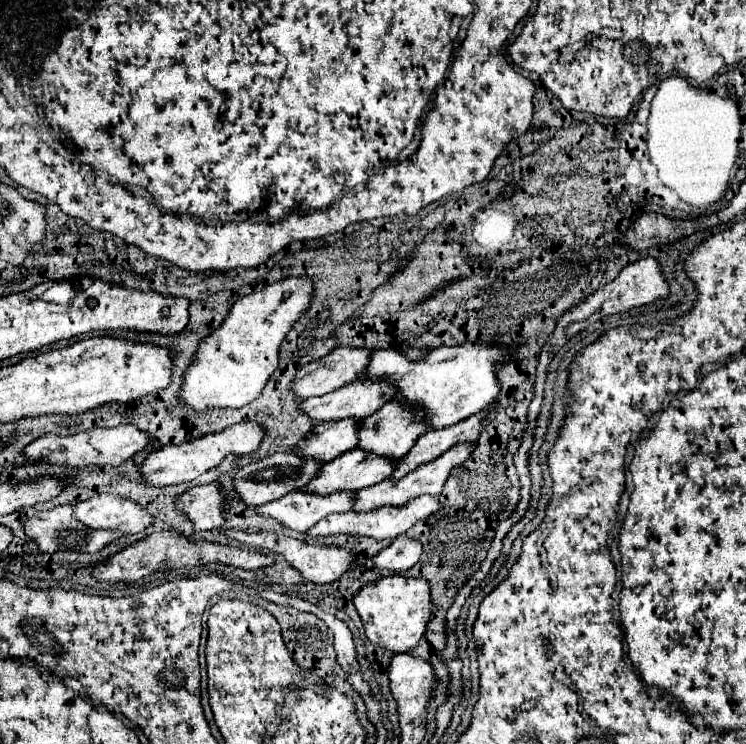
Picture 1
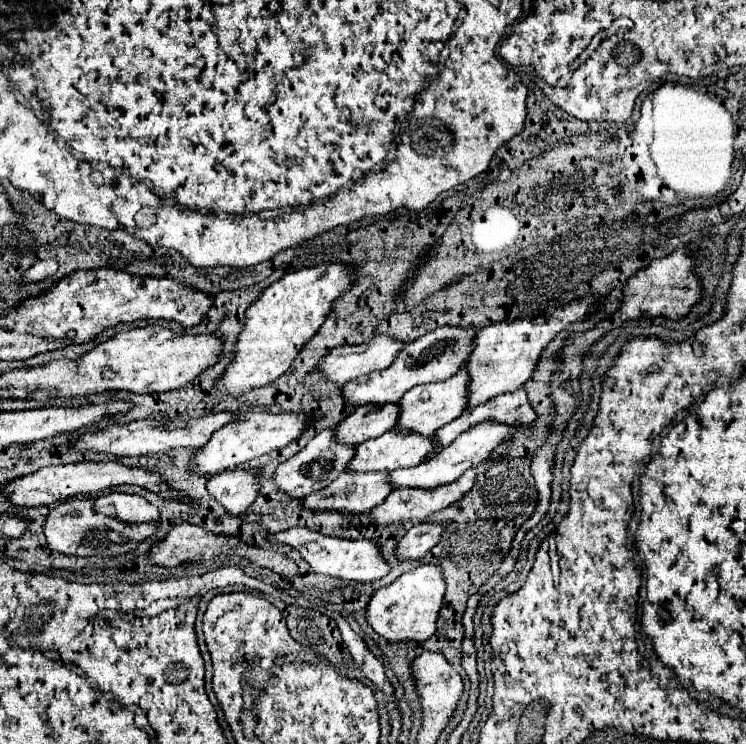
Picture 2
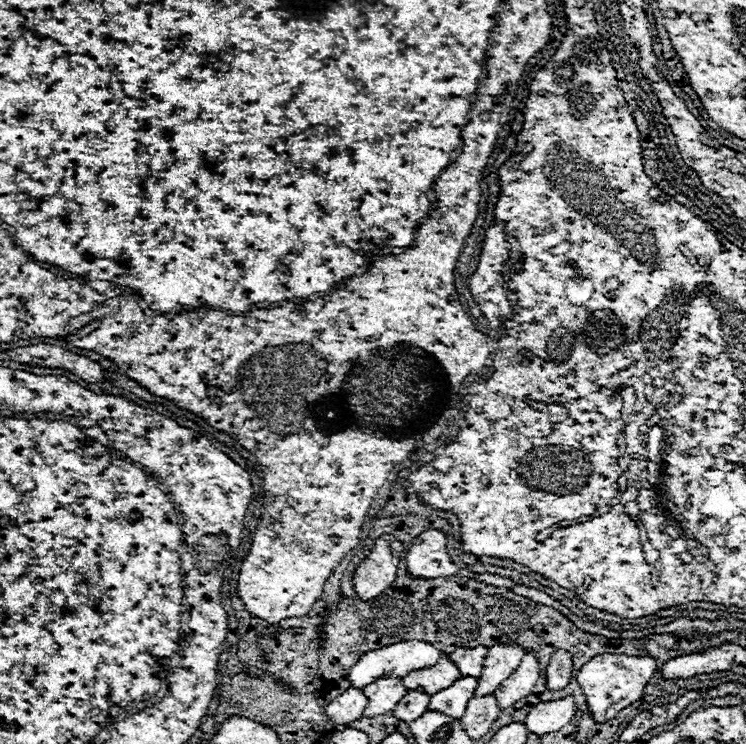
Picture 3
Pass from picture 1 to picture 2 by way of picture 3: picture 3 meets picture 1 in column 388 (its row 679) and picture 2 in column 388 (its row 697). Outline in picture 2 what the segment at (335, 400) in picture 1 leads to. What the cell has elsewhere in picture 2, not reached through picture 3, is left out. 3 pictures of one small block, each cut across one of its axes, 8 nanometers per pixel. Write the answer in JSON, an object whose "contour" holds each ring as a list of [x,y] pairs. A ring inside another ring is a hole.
{"contour":[[[436,328],[430,334],[420,336],[418,340],[410,342],[404,346],[404,350],[396,356],[396,360],[380,370],[372,372],[368,376],[360,376],[348,384],[342,386],[342,398],[354,406],[366,406],[366,404],[396,404],[404,392],[418,384],[432,384],[432,382],[442,382],[448,380],[448,376],[454,376],[462,362],[466,360],[470,346],[472,346],[472,336],[476,332],[472,330],[462,330],[462,328]]]}

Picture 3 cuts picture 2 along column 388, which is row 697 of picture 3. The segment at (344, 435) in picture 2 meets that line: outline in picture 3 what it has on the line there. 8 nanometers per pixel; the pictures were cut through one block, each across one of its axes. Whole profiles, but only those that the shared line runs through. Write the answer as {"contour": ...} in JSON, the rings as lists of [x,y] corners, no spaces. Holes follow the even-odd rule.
{"contour":[[[410,690],[400,702],[398,706],[392,710],[392,716],[400,718],[402,722],[414,722],[416,718],[420,718],[420,714],[424,714],[428,710],[428,694],[418,692],[418,690]]]}

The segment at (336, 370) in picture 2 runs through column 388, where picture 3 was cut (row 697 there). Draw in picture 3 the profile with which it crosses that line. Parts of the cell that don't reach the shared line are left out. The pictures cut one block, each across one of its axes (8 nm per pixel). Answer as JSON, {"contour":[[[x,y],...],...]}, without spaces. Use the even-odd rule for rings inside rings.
{"contour":[[[350,688],[338,698],[334,698],[324,710],[334,724],[348,724],[362,716],[362,710],[366,708],[366,704],[368,704],[368,698],[364,698],[362,690]]]}

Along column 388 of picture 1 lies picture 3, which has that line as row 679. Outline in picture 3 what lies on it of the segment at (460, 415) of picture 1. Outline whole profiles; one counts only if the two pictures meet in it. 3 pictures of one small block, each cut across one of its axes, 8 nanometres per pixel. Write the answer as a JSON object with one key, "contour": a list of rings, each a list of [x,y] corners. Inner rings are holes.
{"contour":[[[398,642],[386,648],[366,652],[350,670],[348,678],[354,688],[368,686],[378,678],[404,678],[412,670],[434,666],[440,660],[440,650],[428,642]]]}

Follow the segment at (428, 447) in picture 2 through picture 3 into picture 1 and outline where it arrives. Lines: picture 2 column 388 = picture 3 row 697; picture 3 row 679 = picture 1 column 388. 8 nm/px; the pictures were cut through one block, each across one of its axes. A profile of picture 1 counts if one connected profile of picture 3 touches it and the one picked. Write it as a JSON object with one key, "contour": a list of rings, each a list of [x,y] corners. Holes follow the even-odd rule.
{"contour":[[[354,448],[352,452],[344,452],[344,456],[322,464],[318,476],[314,476],[302,490],[320,492],[324,496],[326,492],[344,492],[344,488],[352,488],[356,492],[382,482],[392,474],[392,470],[394,460]]]}

